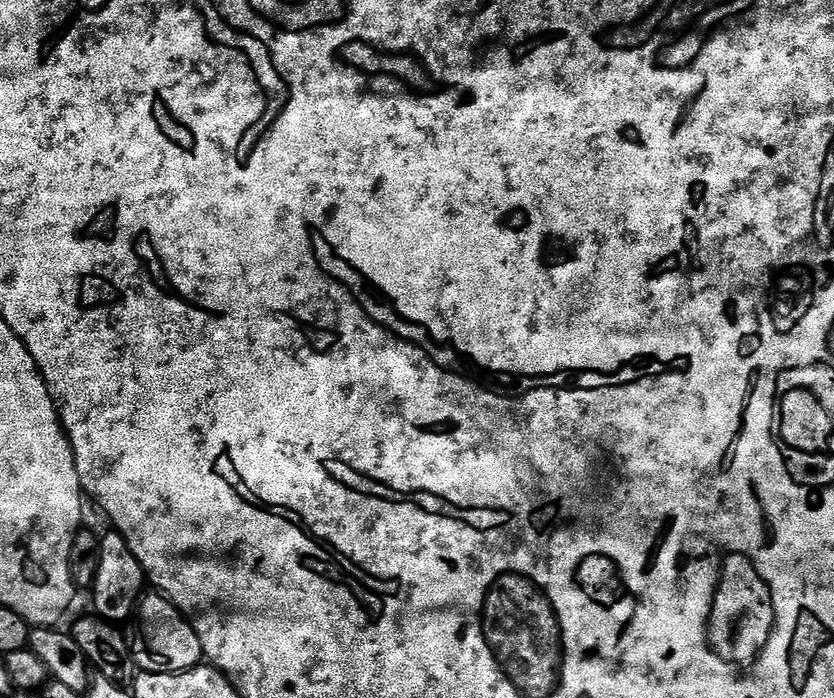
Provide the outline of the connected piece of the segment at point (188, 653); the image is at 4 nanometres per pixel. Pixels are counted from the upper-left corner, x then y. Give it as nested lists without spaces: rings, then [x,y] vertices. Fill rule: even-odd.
[[[155,590],[149,591],[139,601],[135,620],[136,625],[130,631],[130,643],[137,669],[146,672],[188,672],[191,668],[201,667],[204,660],[202,642],[198,642],[198,634],[192,629],[191,622],[167,596]]]

